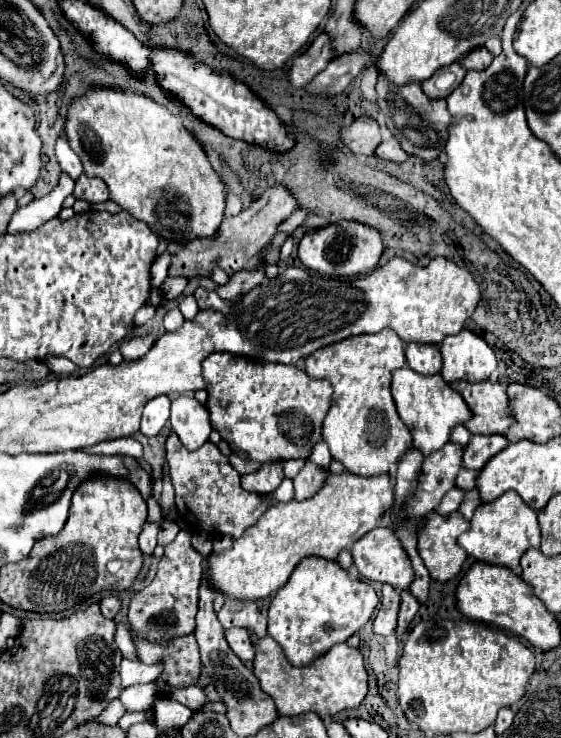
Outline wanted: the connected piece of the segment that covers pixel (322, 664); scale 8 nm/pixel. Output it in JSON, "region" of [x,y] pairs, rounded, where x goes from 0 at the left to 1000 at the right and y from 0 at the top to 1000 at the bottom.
{"region":[[[449,859],[449,867],[456,875],[453,913],[463,921],[463,932],[488,949],[499,970],[563,965],[574,976],[581,976],[610,962],[638,959],[656,938],[656,913],[638,878],[599,873],[585,886],[578,886],[578,892],[567,892],[556,902],[528,905],[510,894],[503,878],[481,862],[463,867]]]}

